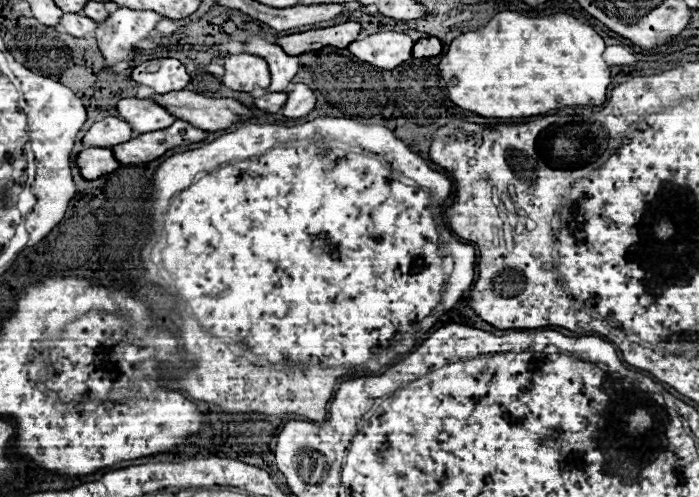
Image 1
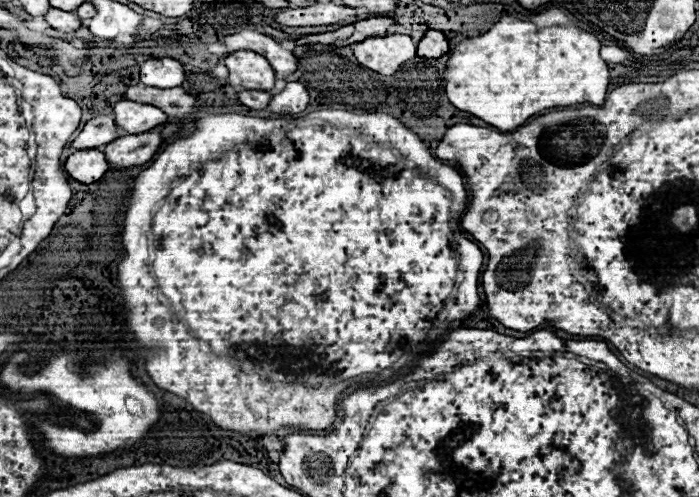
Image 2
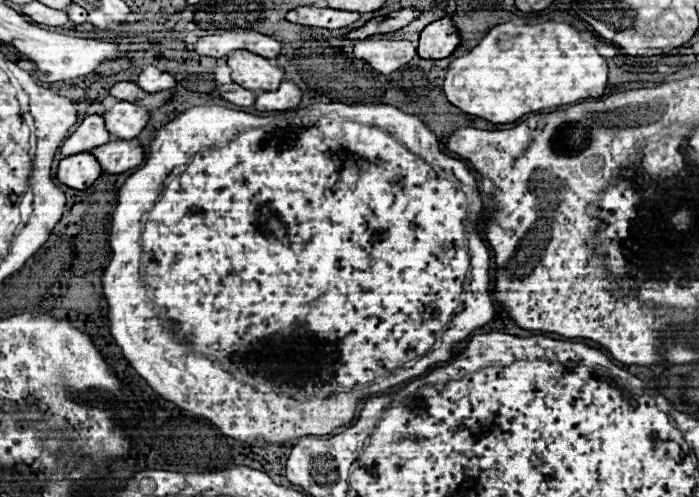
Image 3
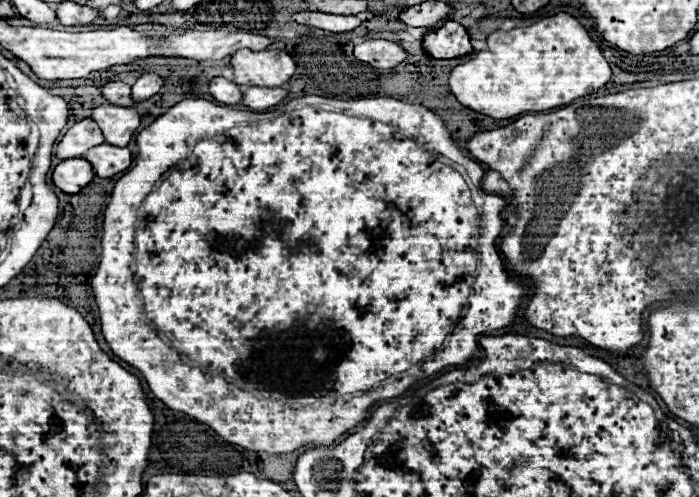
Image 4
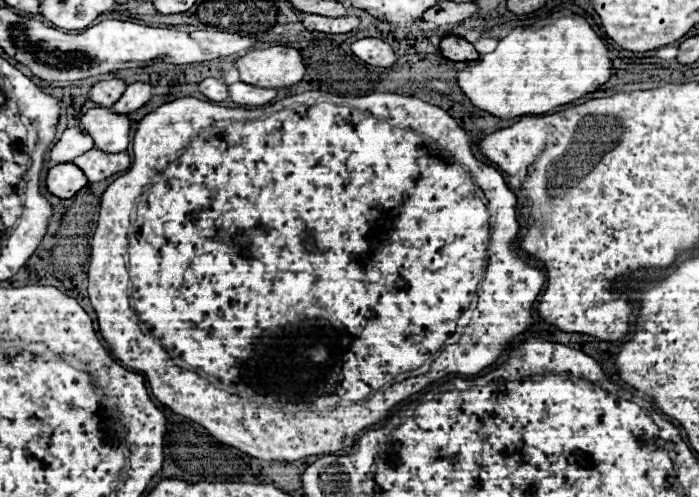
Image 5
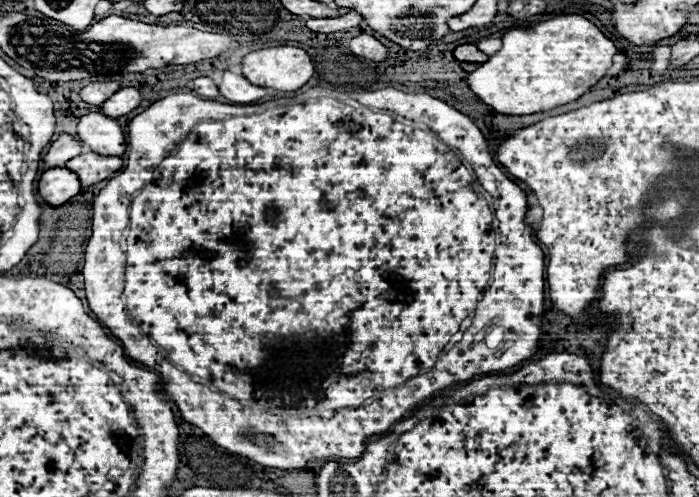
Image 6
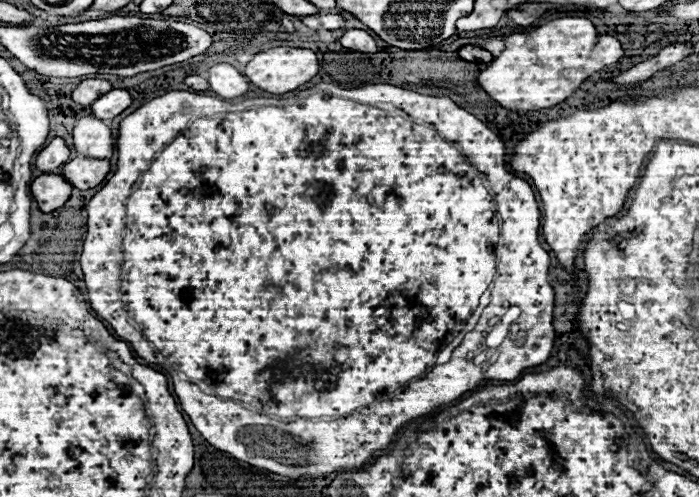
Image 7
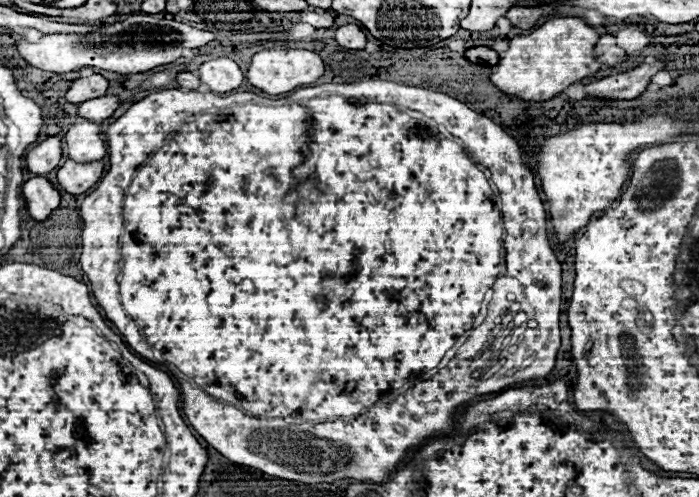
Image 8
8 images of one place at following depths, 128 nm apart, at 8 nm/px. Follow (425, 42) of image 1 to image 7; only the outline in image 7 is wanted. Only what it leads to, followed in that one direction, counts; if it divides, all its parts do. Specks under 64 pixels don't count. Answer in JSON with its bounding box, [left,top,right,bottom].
[460,46,494,64]

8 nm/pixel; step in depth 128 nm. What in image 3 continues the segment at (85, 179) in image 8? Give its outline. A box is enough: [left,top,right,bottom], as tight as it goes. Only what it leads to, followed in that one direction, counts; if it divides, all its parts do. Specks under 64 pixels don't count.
[90,140,144,174]

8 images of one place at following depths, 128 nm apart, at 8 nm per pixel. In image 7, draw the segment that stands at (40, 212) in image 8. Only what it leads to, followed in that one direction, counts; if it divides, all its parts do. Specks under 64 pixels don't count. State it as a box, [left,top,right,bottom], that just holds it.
[30,174,70,212]

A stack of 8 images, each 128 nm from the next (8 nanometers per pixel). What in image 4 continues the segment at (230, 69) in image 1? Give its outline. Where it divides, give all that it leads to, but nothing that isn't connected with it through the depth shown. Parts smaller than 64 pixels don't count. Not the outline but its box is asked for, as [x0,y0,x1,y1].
[230,50,296,86]

